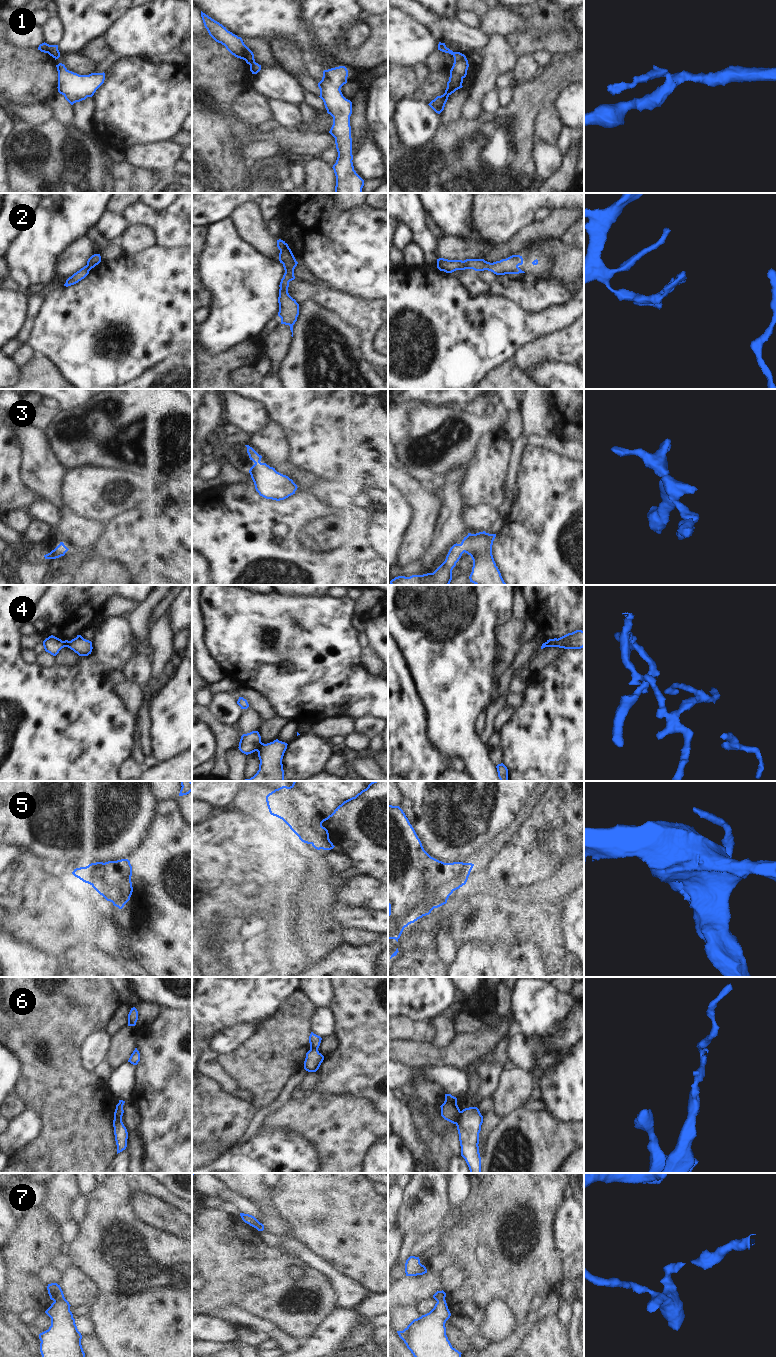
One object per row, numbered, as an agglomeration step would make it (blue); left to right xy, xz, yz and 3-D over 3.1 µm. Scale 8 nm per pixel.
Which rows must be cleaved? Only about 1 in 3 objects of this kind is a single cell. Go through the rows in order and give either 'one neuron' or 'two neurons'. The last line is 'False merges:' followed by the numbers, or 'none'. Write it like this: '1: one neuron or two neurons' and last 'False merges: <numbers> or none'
1: two neurons
2: two neurons
3: one neuron
4: two neurons
5: two neurons
6: two neurons
7: two neurons
False merges: 1, 2, 4, 5, 6, 7

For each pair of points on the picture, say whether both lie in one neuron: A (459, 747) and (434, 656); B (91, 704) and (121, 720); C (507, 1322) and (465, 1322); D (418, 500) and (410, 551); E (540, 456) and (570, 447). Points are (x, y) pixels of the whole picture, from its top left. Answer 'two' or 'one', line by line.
A: one
B: one
C: one
D: one
E: two

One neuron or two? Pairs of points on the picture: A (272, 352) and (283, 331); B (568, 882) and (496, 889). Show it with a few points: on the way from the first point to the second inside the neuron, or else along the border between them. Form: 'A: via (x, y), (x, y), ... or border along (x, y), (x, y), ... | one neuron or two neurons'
A: via (276, 347), (276, 342), (281, 336) | one neuron
B: via (550, 890), (533, 894), (514, 894) | one neuron

